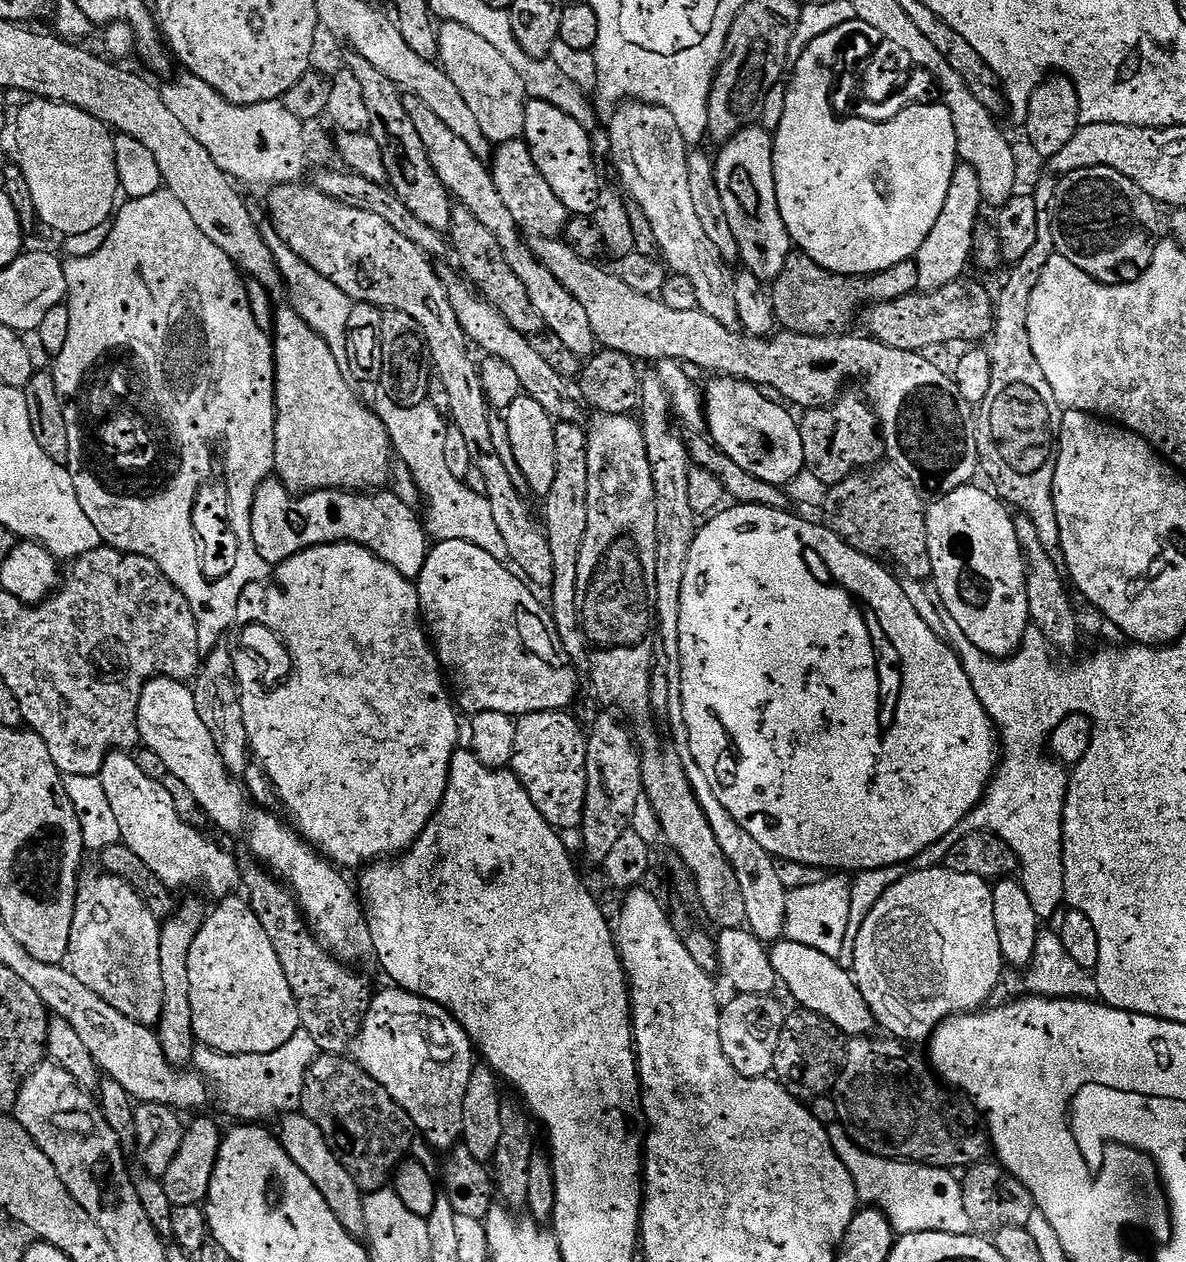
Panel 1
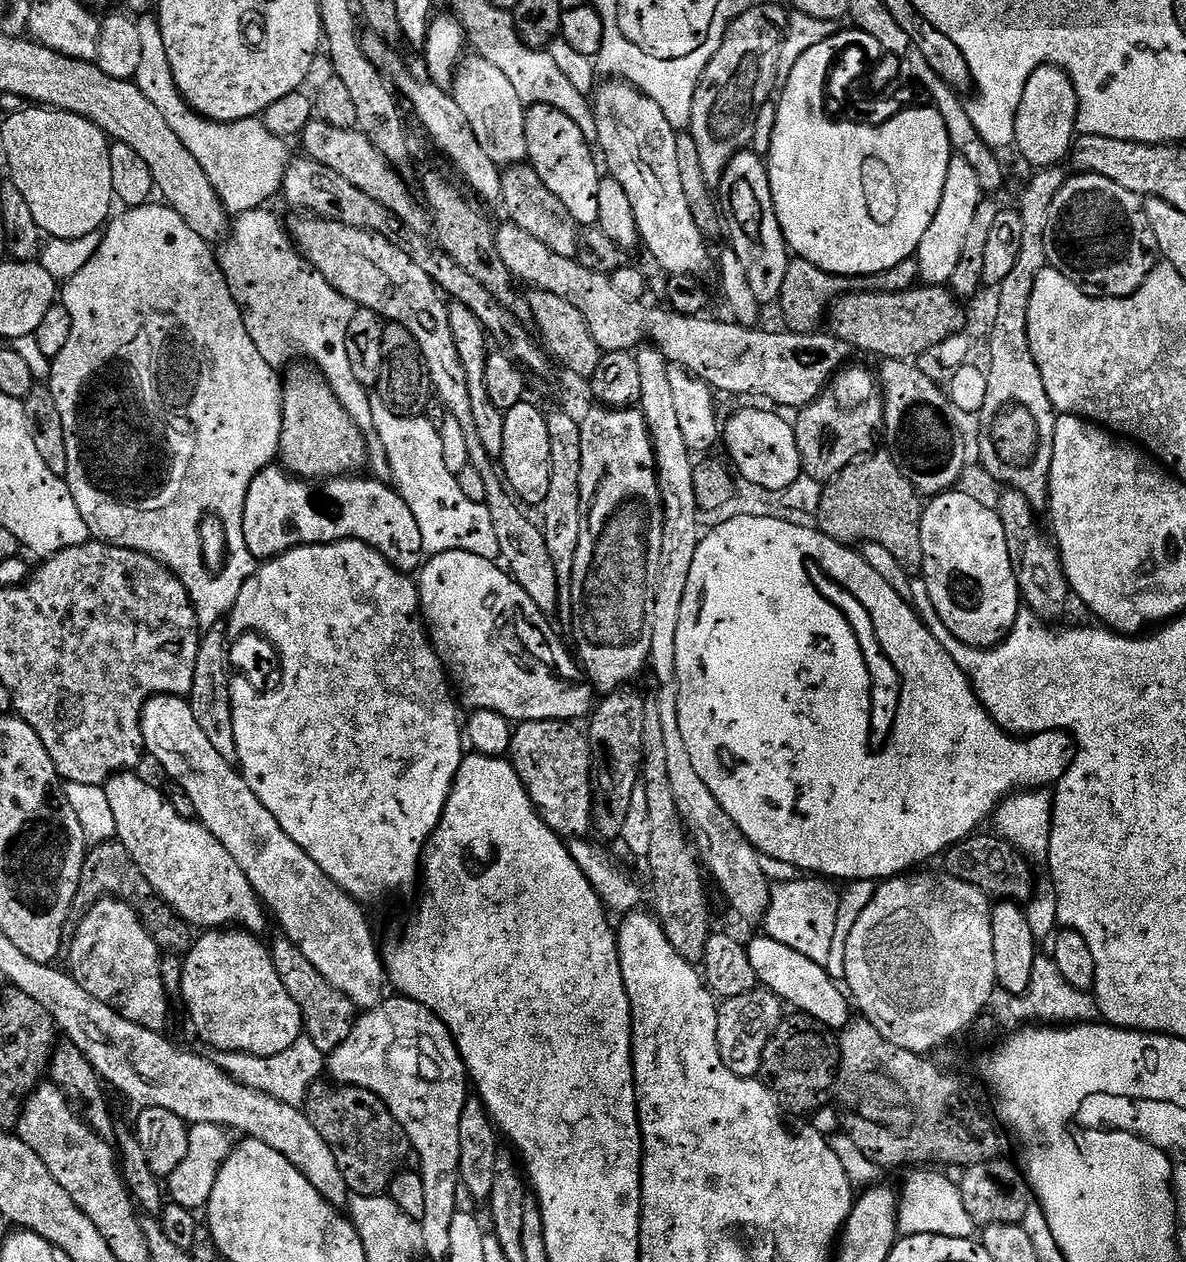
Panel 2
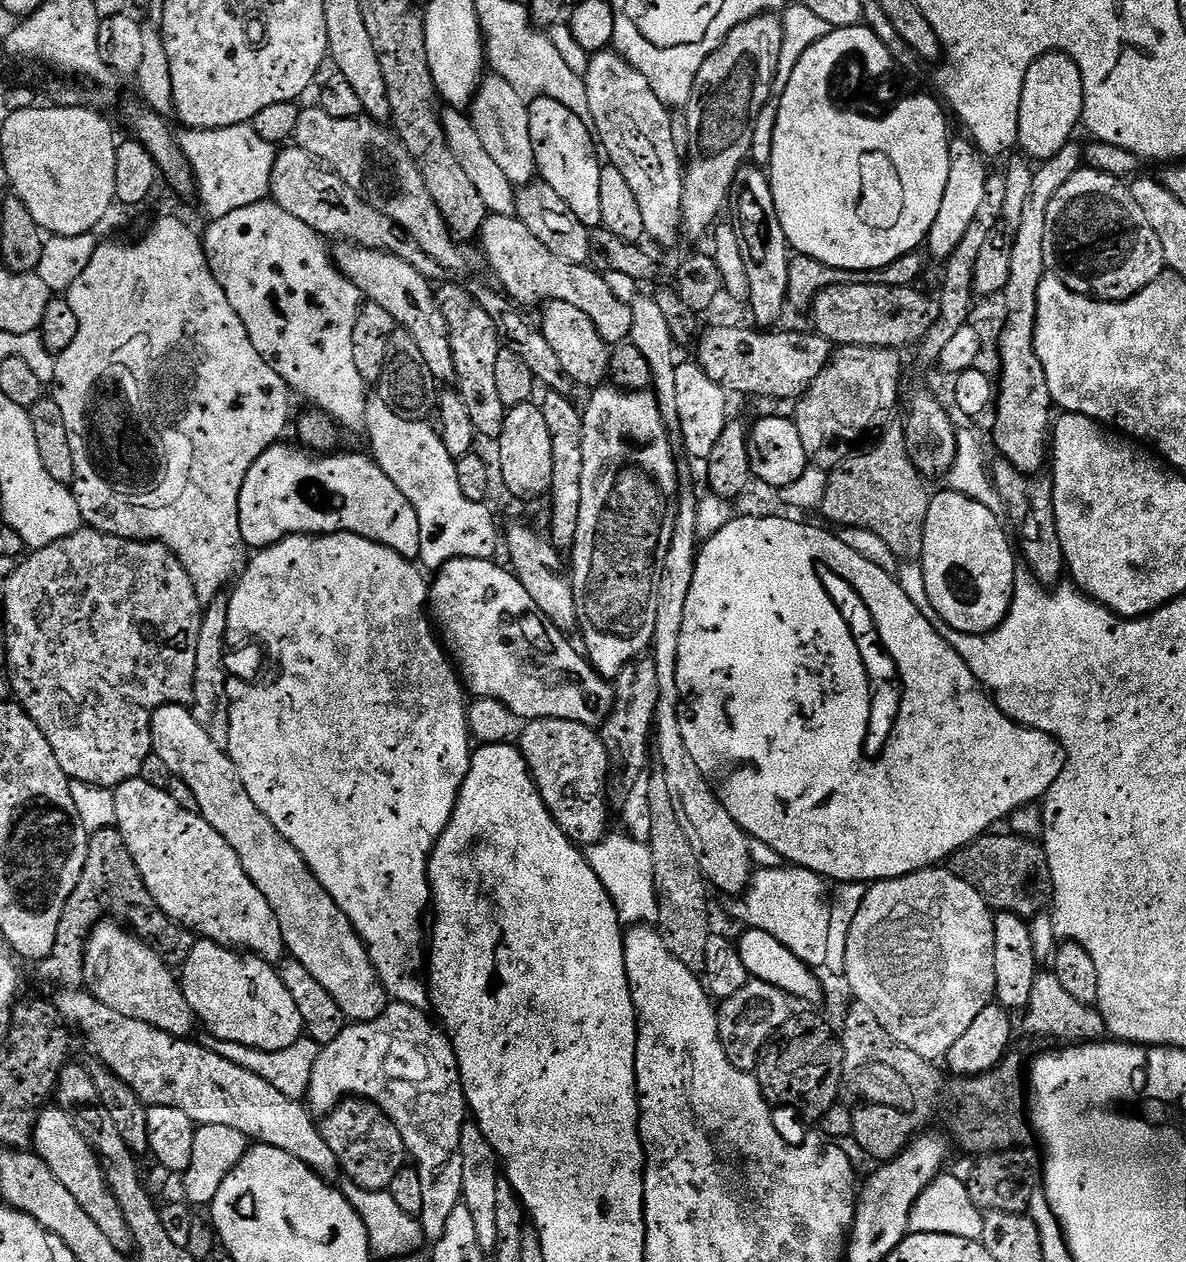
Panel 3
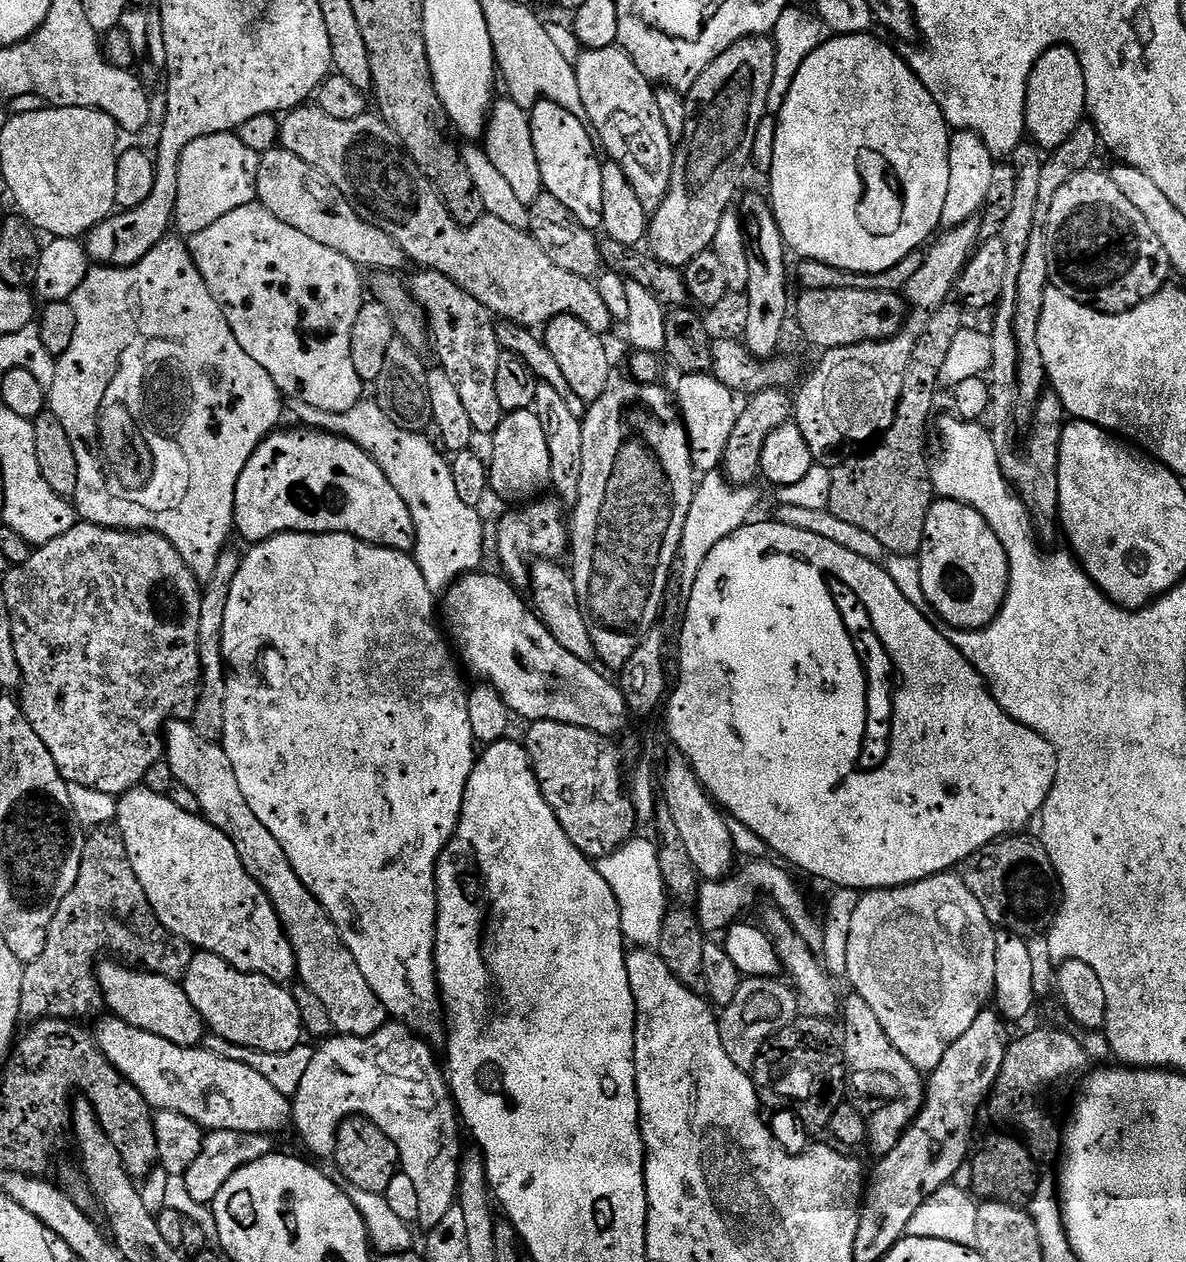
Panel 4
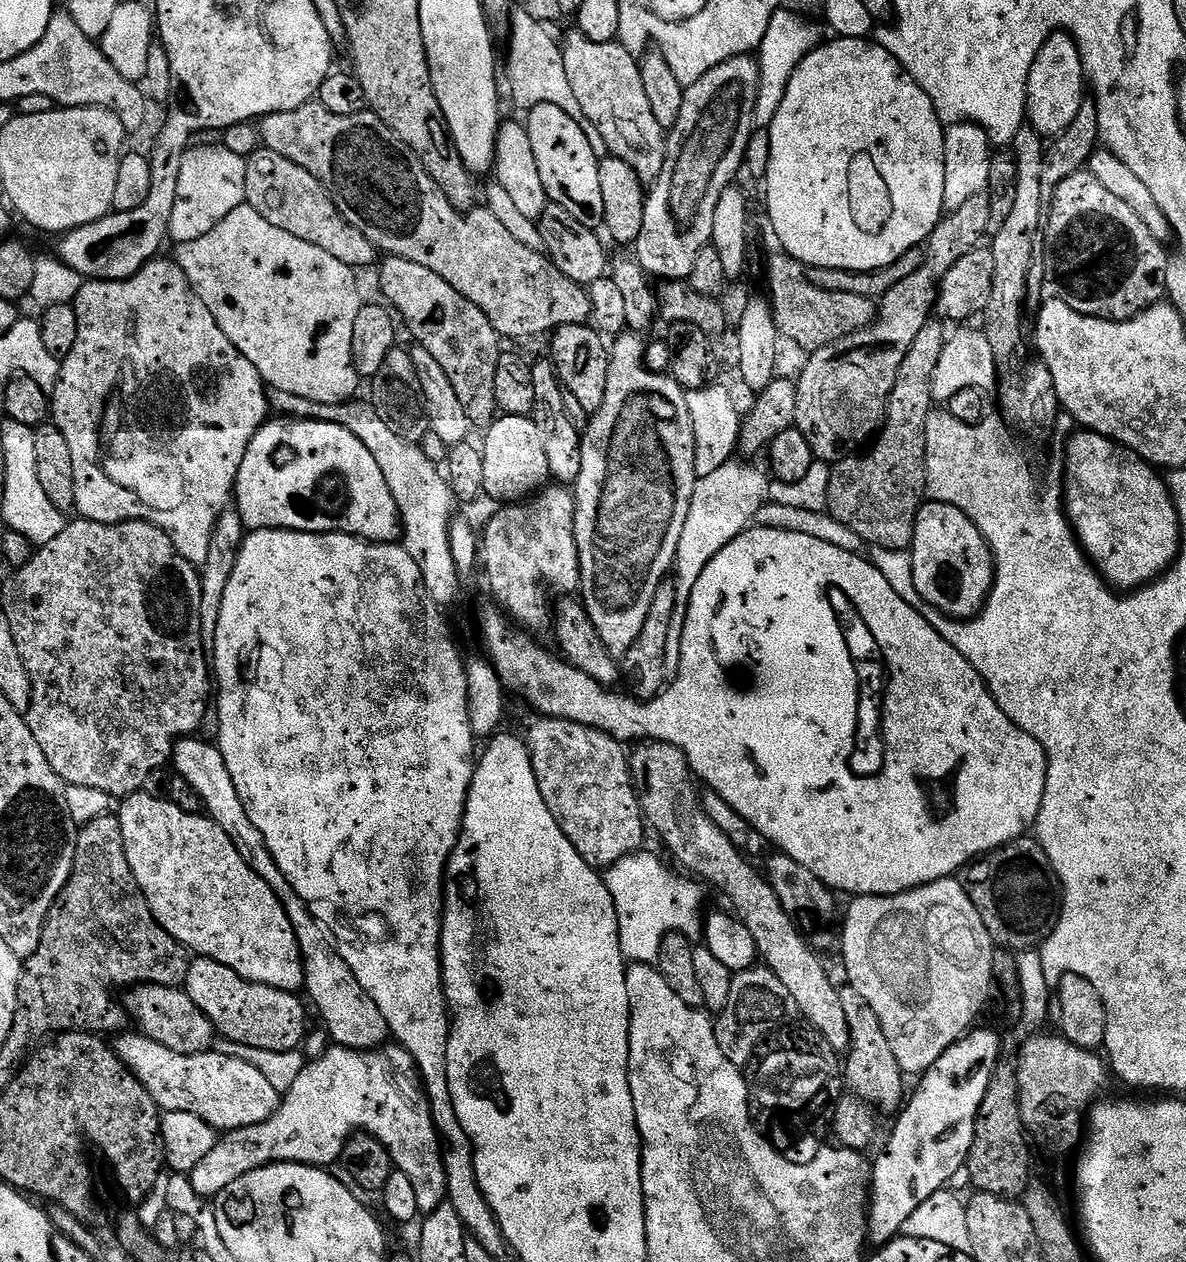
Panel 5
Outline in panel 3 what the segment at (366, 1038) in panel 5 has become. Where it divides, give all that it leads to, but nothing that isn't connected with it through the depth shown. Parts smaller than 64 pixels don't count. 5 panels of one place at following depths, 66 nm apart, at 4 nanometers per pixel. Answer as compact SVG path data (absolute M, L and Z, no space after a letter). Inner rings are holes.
M167 704L152 713L152 750L166 762L175 779L190 786L194 798L198 798L199 813L204 820L234 846L242 870L246 870L250 882L262 890L266 902L270 902L270 910L274 910L274 918L278 918L287 955L310 970L322 990L334 998L345 1021L359 1022L381 1016L388 1008L390 997L373 970L368 951L354 926L346 914L338 910L334 898L326 894L318 878L314 878L298 850L294 850L294 846L278 834L274 822L250 802L250 794L246 794L246 786L242 786L234 762L227 751L198 726L191 707Z

